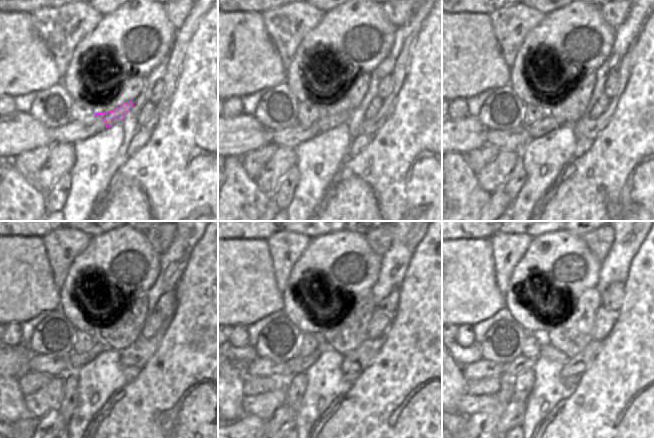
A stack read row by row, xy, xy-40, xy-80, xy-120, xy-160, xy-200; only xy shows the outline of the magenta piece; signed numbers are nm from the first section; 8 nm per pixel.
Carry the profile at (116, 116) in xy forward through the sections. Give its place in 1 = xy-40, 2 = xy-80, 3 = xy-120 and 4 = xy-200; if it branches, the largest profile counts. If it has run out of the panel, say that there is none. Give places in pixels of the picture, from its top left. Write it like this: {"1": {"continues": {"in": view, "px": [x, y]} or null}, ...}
{"1": {"continues": {"in": "xy-40", "px": [325, 123]}}, "2": {"continues": {"in": "xy-80", "px": [547, 124]}}, "3": {"continues": {"in": "xy-120", "px": [76, 361]}}, "4": {"continues": {"in": "xy-200", "px": [521, 364]}}}

